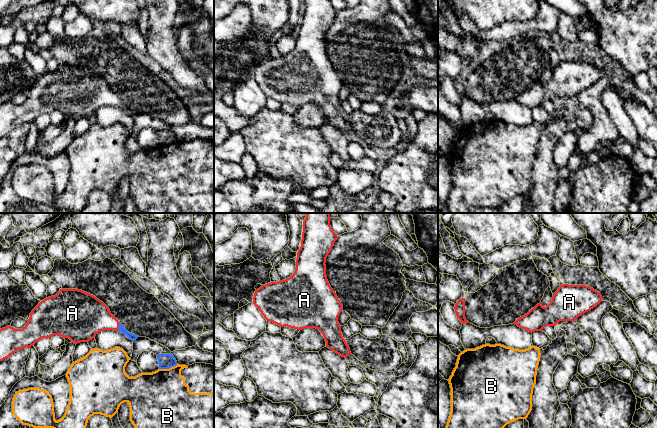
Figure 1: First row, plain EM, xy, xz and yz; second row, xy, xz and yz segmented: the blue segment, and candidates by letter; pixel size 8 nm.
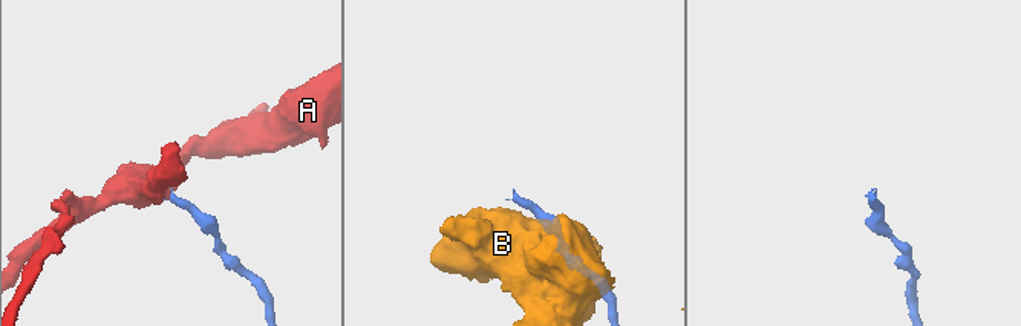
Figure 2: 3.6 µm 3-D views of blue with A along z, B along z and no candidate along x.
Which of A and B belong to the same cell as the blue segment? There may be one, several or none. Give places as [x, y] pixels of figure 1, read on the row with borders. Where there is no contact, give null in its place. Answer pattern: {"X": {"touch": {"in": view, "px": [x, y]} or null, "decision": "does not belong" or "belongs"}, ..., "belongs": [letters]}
{"A": {"touch": {"in": "xy", "px": [119, 326]}, "decision": "belongs"}, "B": {"touch": {"in": "xy", "px": [168, 368]}, "decision": "does not belong"}, "belongs": ["A"]}

